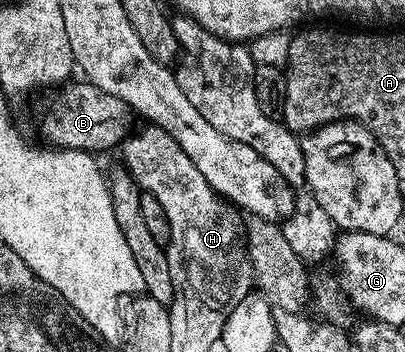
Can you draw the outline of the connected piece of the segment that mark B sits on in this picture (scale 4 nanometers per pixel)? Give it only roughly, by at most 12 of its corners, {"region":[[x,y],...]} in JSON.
{"region":[[68,81],[43,103],[50,146],[100,153],[132,130],[125,101]]}

